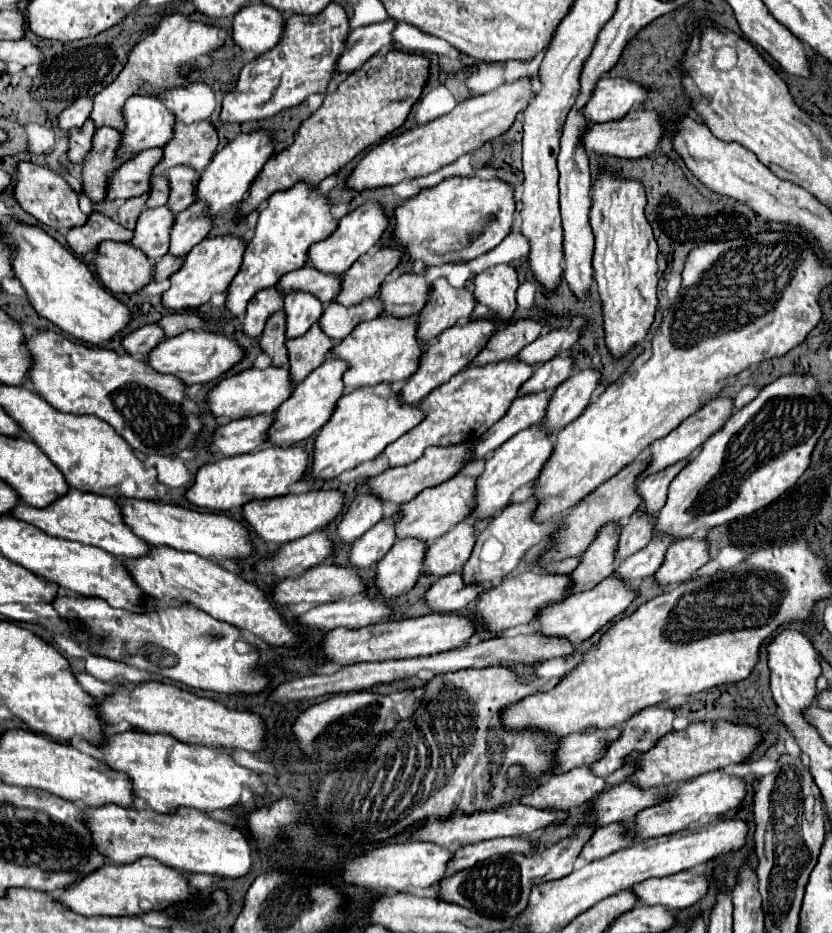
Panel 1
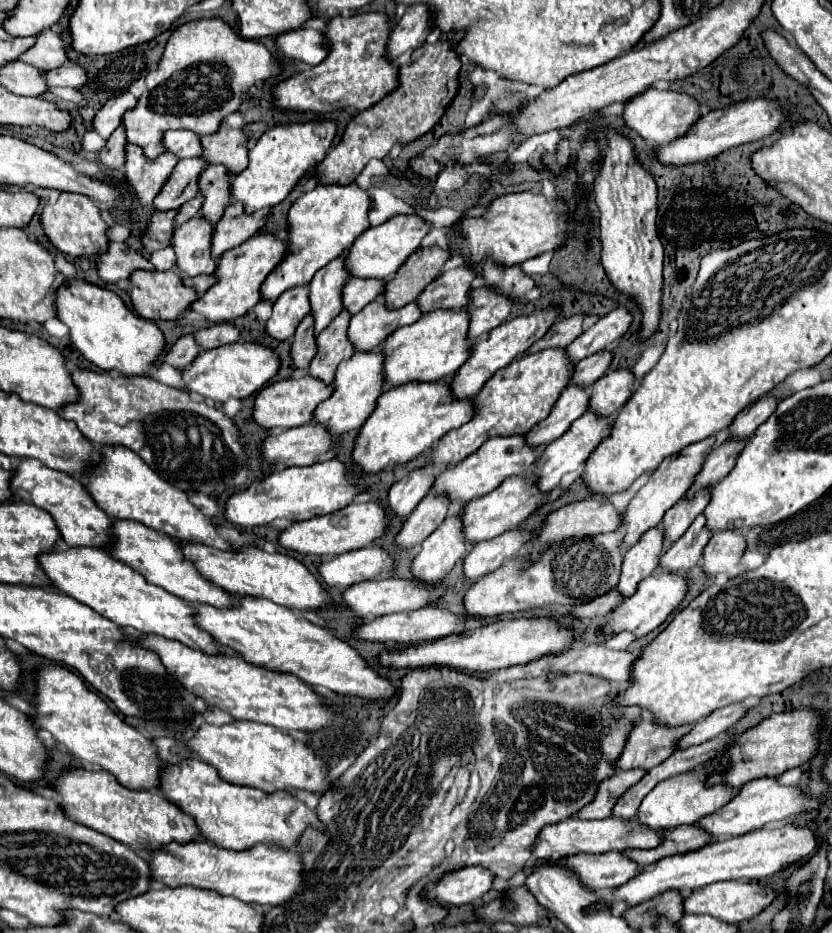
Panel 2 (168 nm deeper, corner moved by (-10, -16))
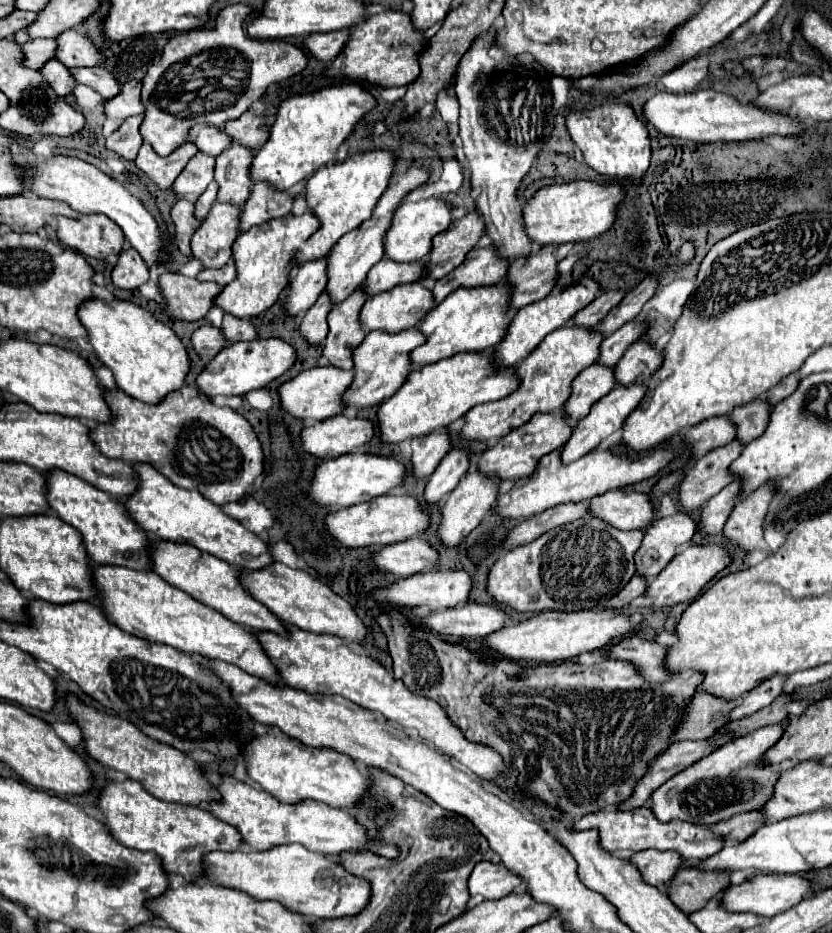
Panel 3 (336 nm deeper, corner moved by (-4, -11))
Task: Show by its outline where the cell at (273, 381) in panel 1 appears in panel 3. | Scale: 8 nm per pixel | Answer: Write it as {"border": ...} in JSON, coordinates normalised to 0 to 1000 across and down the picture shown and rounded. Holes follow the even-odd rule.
{"border":[[[377,393],[370,398],[363,398],[358,404],[353,404],[351,408],[344,408],[337,415],[337,428],[339,428],[339,436],[358,447],[358,449],[368,449],[368,451],[392,451],[401,445],[409,445],[416,434],[411,430],[411,423],[416,421],[416,417],[421,415],[421,411],[425,408],[425,398],[413,398],[406,393]]]}

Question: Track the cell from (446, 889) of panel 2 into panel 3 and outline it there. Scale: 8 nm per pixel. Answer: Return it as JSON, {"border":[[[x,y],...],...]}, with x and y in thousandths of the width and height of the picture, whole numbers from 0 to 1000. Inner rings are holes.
{"border":[[[577,923],[563,942],[565,959],[579,959],[582,964],[603,964],[623,949],[627,949],[627,942],[623,942],[615,934],[608,934],[603,925],[589,923]]]}

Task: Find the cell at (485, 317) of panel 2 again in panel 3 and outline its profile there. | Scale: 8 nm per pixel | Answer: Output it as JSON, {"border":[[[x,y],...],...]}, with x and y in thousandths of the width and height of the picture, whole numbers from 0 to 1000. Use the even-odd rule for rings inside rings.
{"border":[[[654,263],[644,271],[632,271],[632,278],[620,278],[611,290],[611,303],[615,305],[613,329],[620,335],[623,331],[649,323],[661,316],[671,299],[671,280],[666,269],[668,263]]]}

